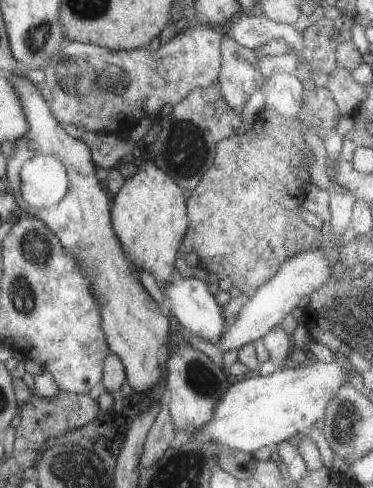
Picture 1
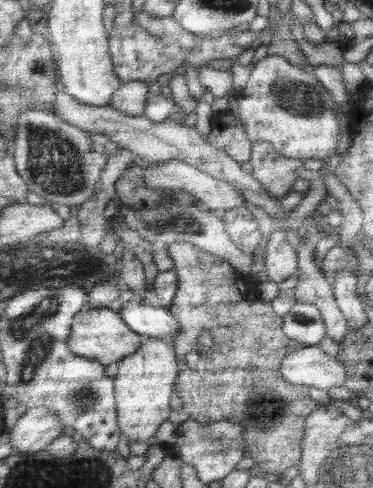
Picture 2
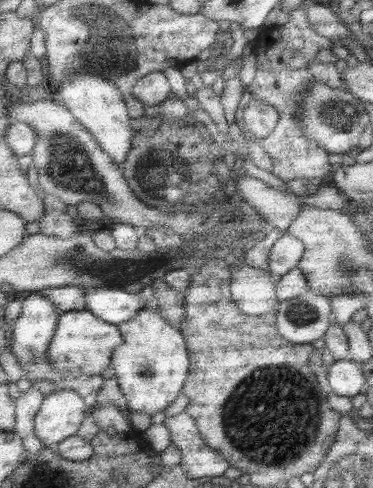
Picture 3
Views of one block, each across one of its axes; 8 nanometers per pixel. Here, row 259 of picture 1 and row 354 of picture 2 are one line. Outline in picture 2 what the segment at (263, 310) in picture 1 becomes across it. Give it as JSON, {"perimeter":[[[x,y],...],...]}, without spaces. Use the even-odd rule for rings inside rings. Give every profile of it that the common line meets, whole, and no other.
{"perimeter":[[[307,346],[287,354],[281,360],[281,378],[289,384],[305,386],[305,388],[343,388],[345,384],[345,368],[335,358],[329,358],[319,350],[319,346]]]}

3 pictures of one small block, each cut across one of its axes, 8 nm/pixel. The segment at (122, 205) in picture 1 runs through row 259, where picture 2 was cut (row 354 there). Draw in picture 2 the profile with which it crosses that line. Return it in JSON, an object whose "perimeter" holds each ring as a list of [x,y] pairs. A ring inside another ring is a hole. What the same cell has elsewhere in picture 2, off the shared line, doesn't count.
{"perimeter":[[[145,338],[141,346],[121,358],[117,362],[117,374],[113,376],[115,382],[115,410],[117,410],[117,426],[123,436],[129,440],[151,440],[157,428],[167,422],[171,414],[169,398],[175,396],[175,380],[179,368],[177,358],[173,354],[171,338]]]}

